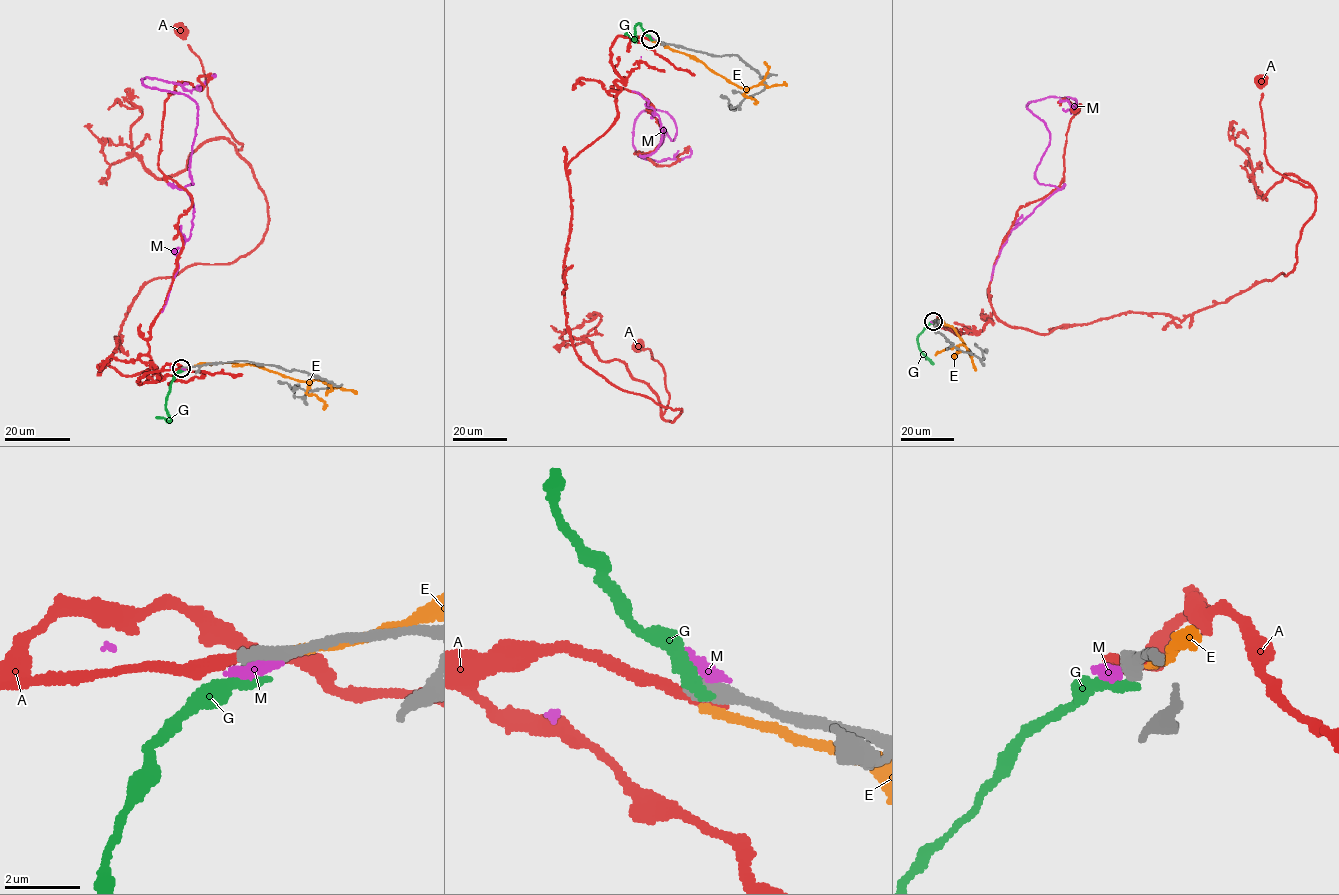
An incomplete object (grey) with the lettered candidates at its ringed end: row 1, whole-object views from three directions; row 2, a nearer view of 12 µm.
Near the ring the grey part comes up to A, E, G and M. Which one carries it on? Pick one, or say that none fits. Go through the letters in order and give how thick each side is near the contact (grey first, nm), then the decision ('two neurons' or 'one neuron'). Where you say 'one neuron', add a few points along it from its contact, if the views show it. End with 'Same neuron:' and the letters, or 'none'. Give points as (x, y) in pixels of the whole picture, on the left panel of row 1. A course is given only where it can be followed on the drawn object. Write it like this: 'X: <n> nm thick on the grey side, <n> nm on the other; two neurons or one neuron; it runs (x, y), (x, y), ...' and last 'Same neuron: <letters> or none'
A: 600 nm thick on the grey side, 320 nm on the other; two neurons
E: 600 nm thick on the grey side, 240 nm on the other; two neurons
G: 500 nm thick on the grey side, 380 nm on the other; two neurons
M: 600 nm thick on the grey side, 360 nm on the other; two neurons
Same neuron: none

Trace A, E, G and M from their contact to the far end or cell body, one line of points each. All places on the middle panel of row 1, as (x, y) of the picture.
A: (652, 40), (616, 38), (617, 119), (567, 163), (563, 296), (578, 358), (681, 409), (672, 422), (636, 346)
E: (652, 40), (695, 56), (710, 69), (743, 88), (786, 84)
G: (651, 39), (640, 24), (635, 26), (636, 42), (624, 34)
M: (652, 39), (632, 90), (659, 116), (654, 152), (676, 134), (643, 111), (632, 145), (687, 148)

